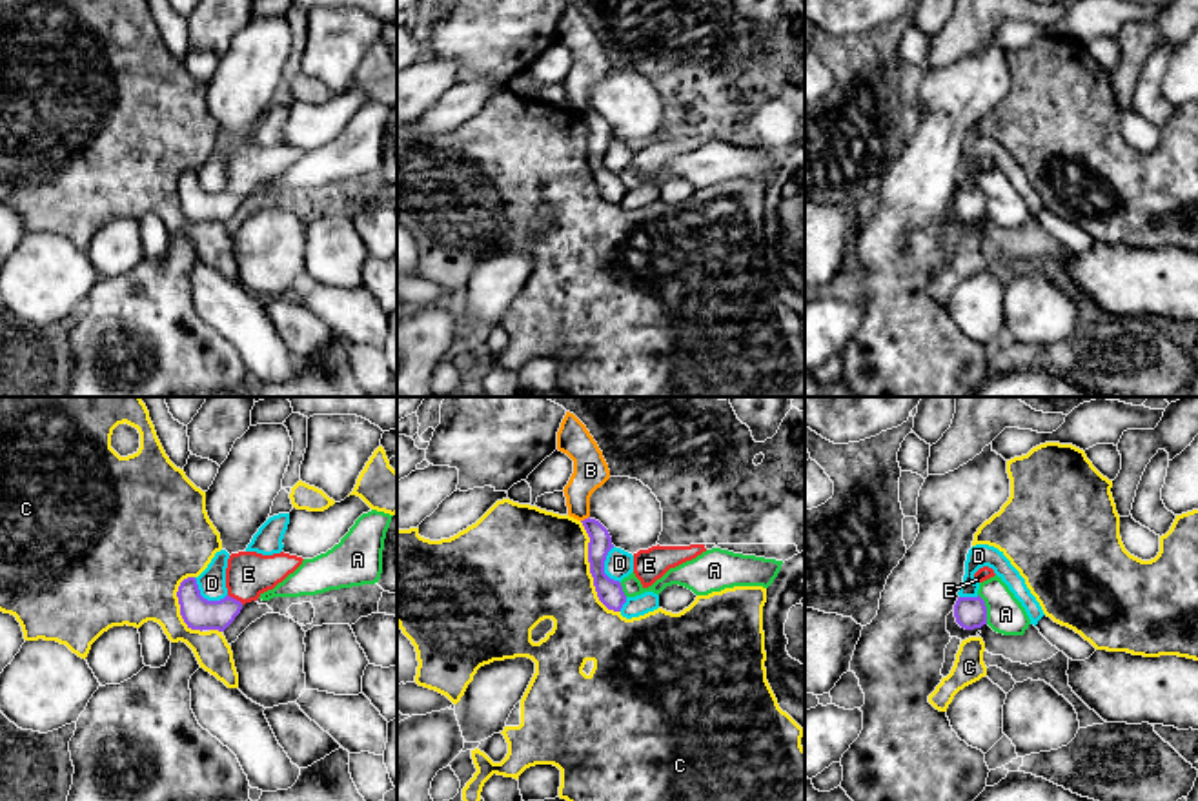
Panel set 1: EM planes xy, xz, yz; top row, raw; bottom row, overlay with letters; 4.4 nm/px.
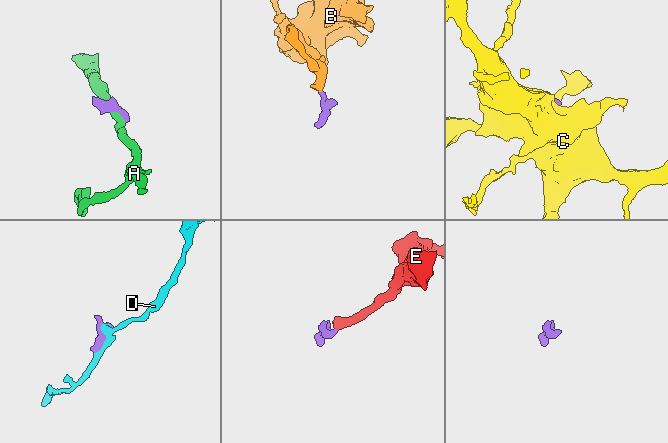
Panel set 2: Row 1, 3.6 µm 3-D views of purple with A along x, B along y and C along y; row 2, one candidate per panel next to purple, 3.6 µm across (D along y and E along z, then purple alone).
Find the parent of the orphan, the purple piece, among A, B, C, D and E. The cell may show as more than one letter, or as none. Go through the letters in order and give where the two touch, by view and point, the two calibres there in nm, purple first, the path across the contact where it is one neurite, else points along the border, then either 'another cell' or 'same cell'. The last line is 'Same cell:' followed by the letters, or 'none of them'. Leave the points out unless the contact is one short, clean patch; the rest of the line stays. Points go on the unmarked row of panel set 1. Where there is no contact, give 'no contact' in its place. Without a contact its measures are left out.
A: yz (985, 201) | 140/160 nm | another cell
B: xz (585, 111) | 100/160 nm | along xz (588, 108), (581, 113) | another cell
C: xz (590, 162) | 110/480 nm | another cell
D: xy (206, 192) | 140/130 nm | another cell
E: xy (235, 192) | 140/200 nm | across xy (199, 206), (221, 206), (235, 192), (248, 166) | same cell
Same cell: E

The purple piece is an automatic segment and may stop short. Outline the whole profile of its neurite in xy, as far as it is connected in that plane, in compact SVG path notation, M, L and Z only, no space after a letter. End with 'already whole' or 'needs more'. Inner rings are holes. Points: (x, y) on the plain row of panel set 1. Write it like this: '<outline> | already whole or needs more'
M257 144L231 146L226 160L228 188L220 193L208 193L200 188L197 171L188 169L177 184L180 208L191 222L224 224L246 195L257 193L264 184L273 182L302 153L302 149L284 144L273 147Z | needs more

